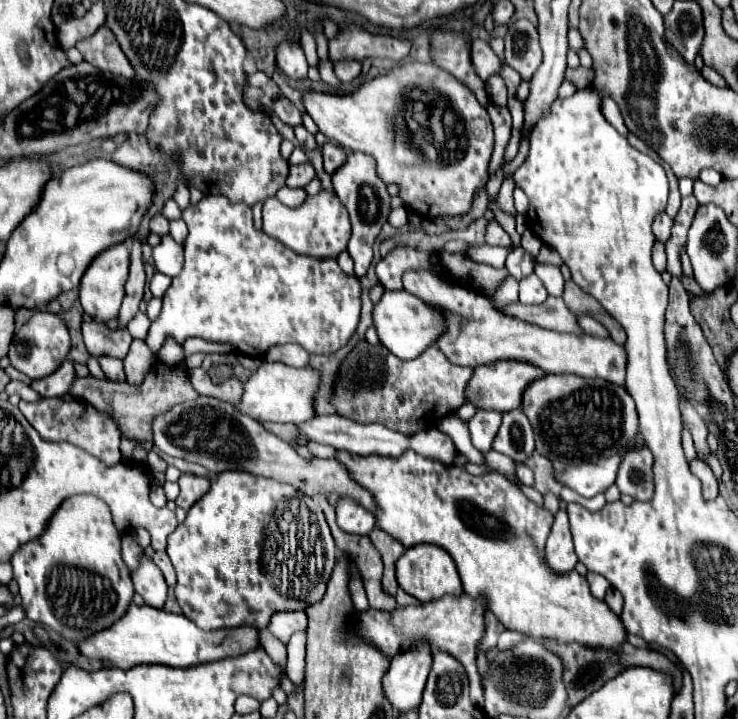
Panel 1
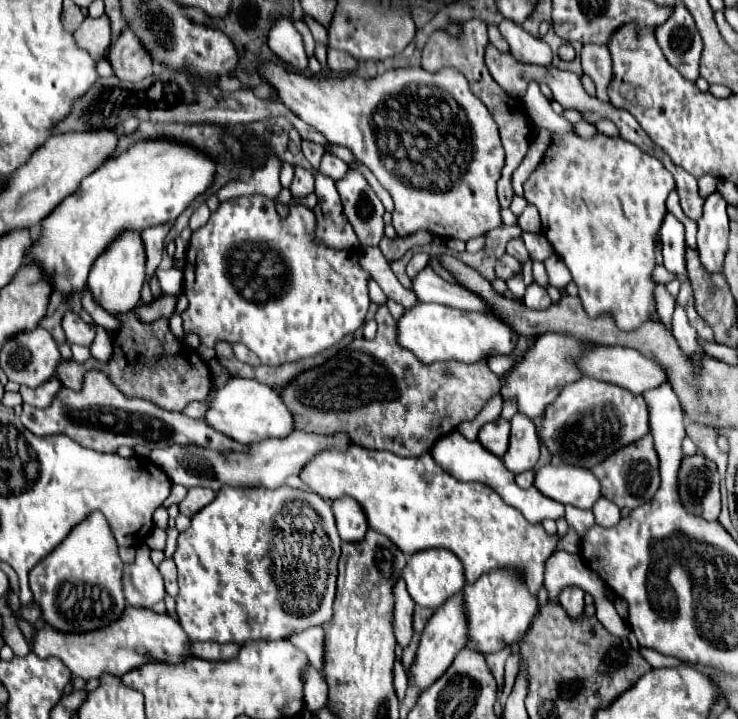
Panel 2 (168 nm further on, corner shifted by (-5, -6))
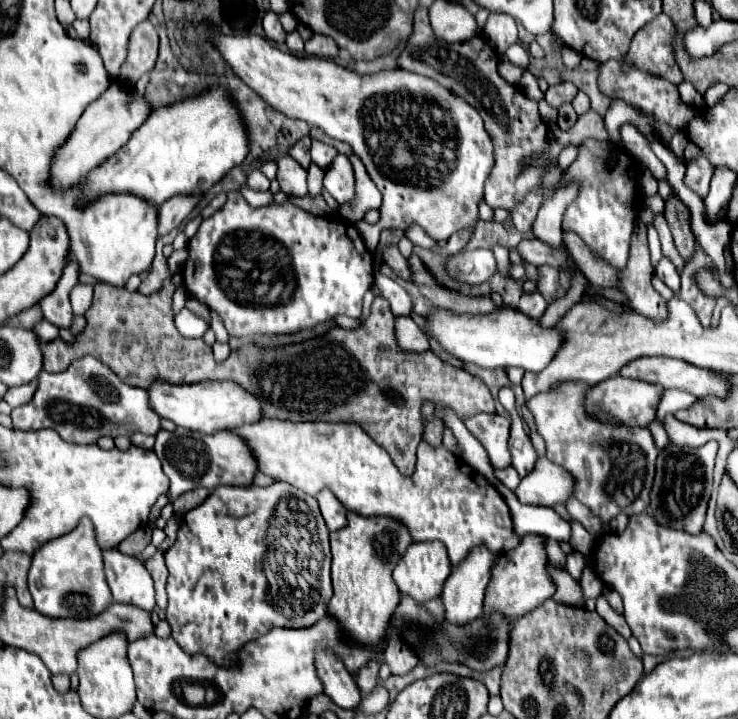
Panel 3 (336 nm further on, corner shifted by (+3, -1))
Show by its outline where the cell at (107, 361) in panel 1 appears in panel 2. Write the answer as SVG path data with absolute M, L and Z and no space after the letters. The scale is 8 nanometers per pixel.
M97 327L97 335L89 349L91 349L91 355L99 361L111 359L111 337L107 335L107 331L103 327Z

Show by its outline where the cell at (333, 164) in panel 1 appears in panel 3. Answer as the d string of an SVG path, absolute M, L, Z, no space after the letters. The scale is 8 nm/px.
M313 140L313 146L311 146L311 158L313 158L313 162L315 162L319 168L327 170L327 168L331 166L331 162L335 160L337 154L339 154L339 152L337 152L335 148L331 148L331 146L323 144L323 142L315 142L315 140Z

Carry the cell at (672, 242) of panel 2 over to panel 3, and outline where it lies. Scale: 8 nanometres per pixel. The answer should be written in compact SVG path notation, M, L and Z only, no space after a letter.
M663 256L659 266L657 266L657 278L661 278L675 294L679 292L679 272L667 256Z

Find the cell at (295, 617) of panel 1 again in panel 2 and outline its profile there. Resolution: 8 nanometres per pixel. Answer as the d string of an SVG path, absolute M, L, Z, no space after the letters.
M311 627L311 629L305 629L303 633L291 635L289 641L309 657L309 663L319 673L323 673L323 655L325 655L323 643L325 643L325 639L323 639L323 629L321 627Z

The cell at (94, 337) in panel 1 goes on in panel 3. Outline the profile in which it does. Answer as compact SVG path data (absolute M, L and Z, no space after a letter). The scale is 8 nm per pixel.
M67 264L63 276L59 278L55 290L51 294L47 294L39 306L45 314L45 320L51 322L57 328L71 328L73 324L73 312L71 312L71 304L69 304L69 292L71 288L77 284L77 274L79 274L79 266L75 264Z

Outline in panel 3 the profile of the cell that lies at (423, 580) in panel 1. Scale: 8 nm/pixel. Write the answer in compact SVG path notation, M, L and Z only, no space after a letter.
M413 542L393 570L393 578L401 594L411 596L417 604L425 604L427 600L437 598L449 574L451 574L451 562L447 556L447 548L441 542Z

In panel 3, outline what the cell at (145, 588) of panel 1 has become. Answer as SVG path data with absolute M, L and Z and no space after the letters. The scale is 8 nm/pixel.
M115 548L103 552L103 562L115 602L135 604L149 612L155 608L153 578L141 558L123 554Z

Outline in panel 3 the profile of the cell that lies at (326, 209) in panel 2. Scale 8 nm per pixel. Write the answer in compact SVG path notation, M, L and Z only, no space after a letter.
M311 164L307 170L307 184L308 193L313 196L319 196L321 190L323 190L323 176L325 172L317 166L317 164Z

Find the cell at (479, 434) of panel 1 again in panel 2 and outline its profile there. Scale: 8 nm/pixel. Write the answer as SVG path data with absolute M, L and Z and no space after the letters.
M497 419L493 423L485 423L479 431L479 441L491 453L503 457L507 451L507 445L509 445L509 421Z

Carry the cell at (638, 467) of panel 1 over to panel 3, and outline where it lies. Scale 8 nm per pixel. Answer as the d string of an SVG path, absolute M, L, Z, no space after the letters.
M561 382L555 390L547 394L537 394L535 398L527 400L527 408L535 418L535 428L539 436L543 436L547 444L547 458L563 468L567 468L575 476L575 498L583 502L587 508L591 508L603 522L605 530L609 520L617 514L641 514L649 508L649 494L653 486L655 476L655 458L657 458L657 446L653 442L653 436L649 428L631 428L631 426L607 426L603 422L597 422L593 418L587 418L583 410L583 394L589 386L585 382Z

